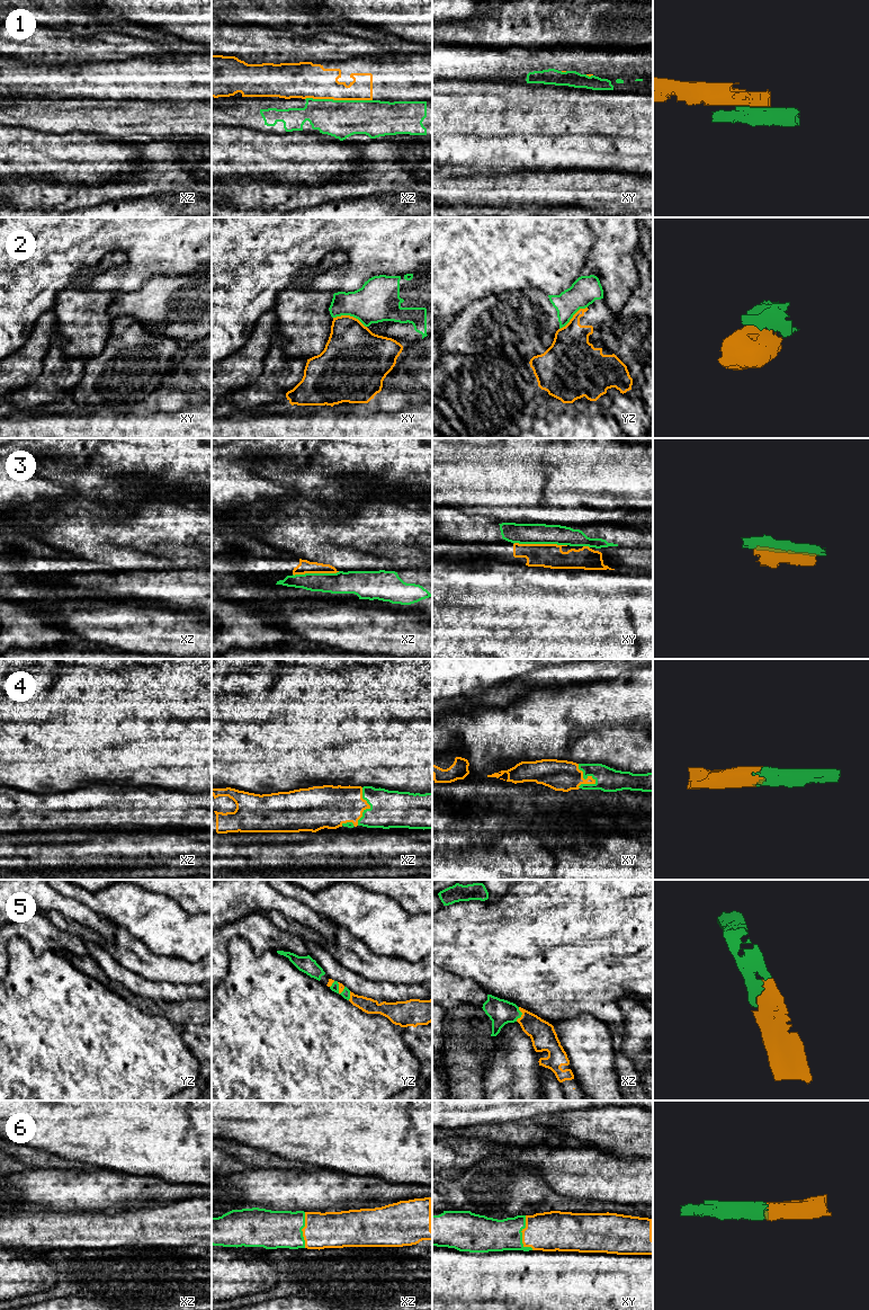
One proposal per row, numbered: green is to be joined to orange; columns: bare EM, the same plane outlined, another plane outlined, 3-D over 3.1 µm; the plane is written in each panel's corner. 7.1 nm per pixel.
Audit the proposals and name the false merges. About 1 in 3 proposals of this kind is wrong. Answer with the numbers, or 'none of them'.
1, 2, 3

